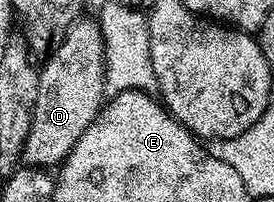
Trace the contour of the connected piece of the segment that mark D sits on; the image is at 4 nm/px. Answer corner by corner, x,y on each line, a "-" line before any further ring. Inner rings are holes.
96,18
78,19
45,61
45,67
43,63
39,71
39,97
35,101
31,133
27,133
25,147
21,150
22,160
38,169
51,169
64,163
75,141
83,137
87,125
95,121
106,102
105,46
100,22

